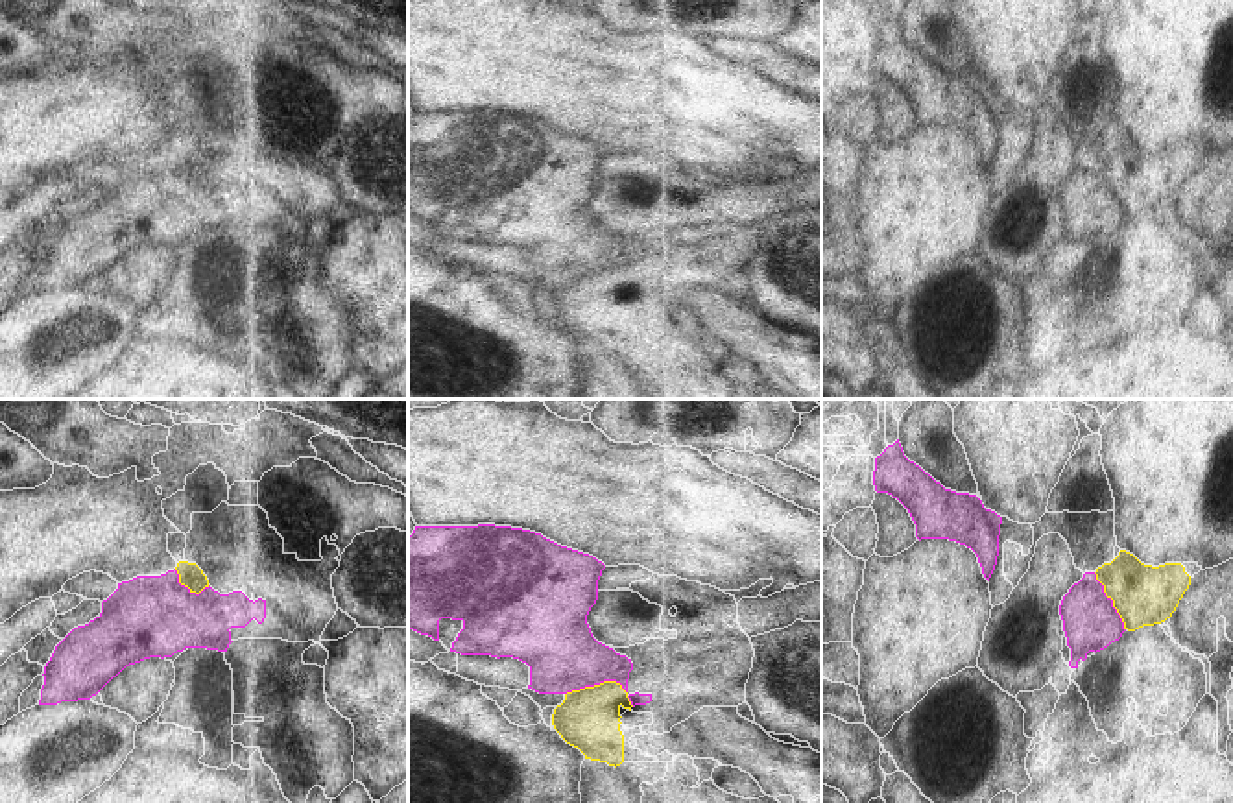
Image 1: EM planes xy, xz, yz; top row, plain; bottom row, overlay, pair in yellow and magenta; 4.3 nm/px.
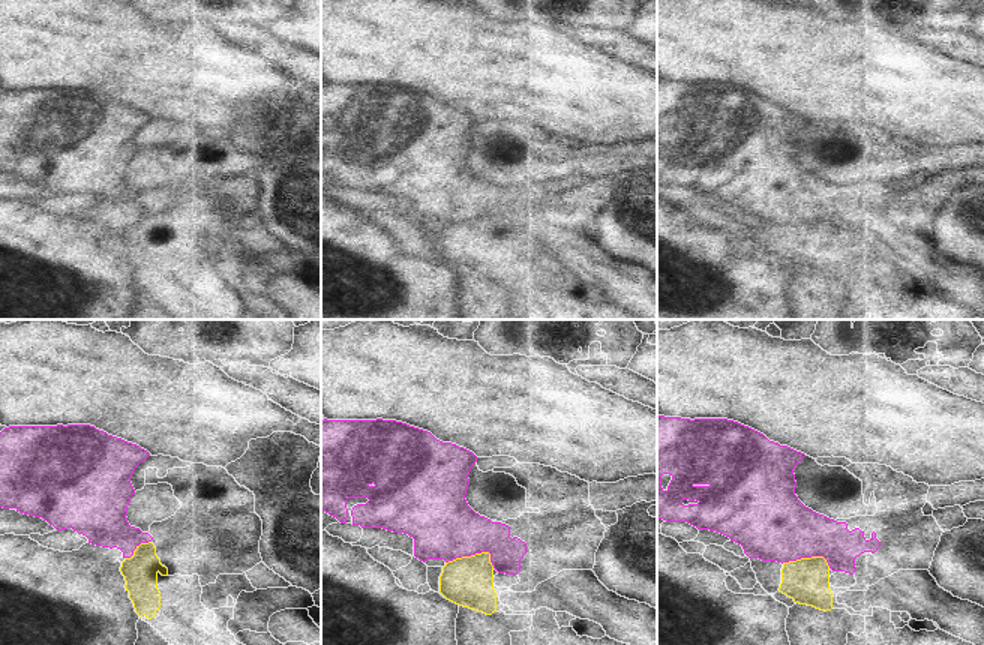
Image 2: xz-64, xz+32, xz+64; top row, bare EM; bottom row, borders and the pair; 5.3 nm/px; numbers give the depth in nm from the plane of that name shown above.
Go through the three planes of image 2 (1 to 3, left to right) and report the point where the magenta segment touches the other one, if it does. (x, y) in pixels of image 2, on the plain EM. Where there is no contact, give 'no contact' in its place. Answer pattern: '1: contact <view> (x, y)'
1: contact xz-64 (137, 212)
2: contact xz+32 (474, 219)
3: contact xz+64 (807, 222)

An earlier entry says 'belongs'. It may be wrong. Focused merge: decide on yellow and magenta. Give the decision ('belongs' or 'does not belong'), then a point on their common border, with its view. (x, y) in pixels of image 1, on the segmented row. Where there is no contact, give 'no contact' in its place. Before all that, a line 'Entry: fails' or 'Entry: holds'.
Entry: fails
does not belong | xz (595, 685)

